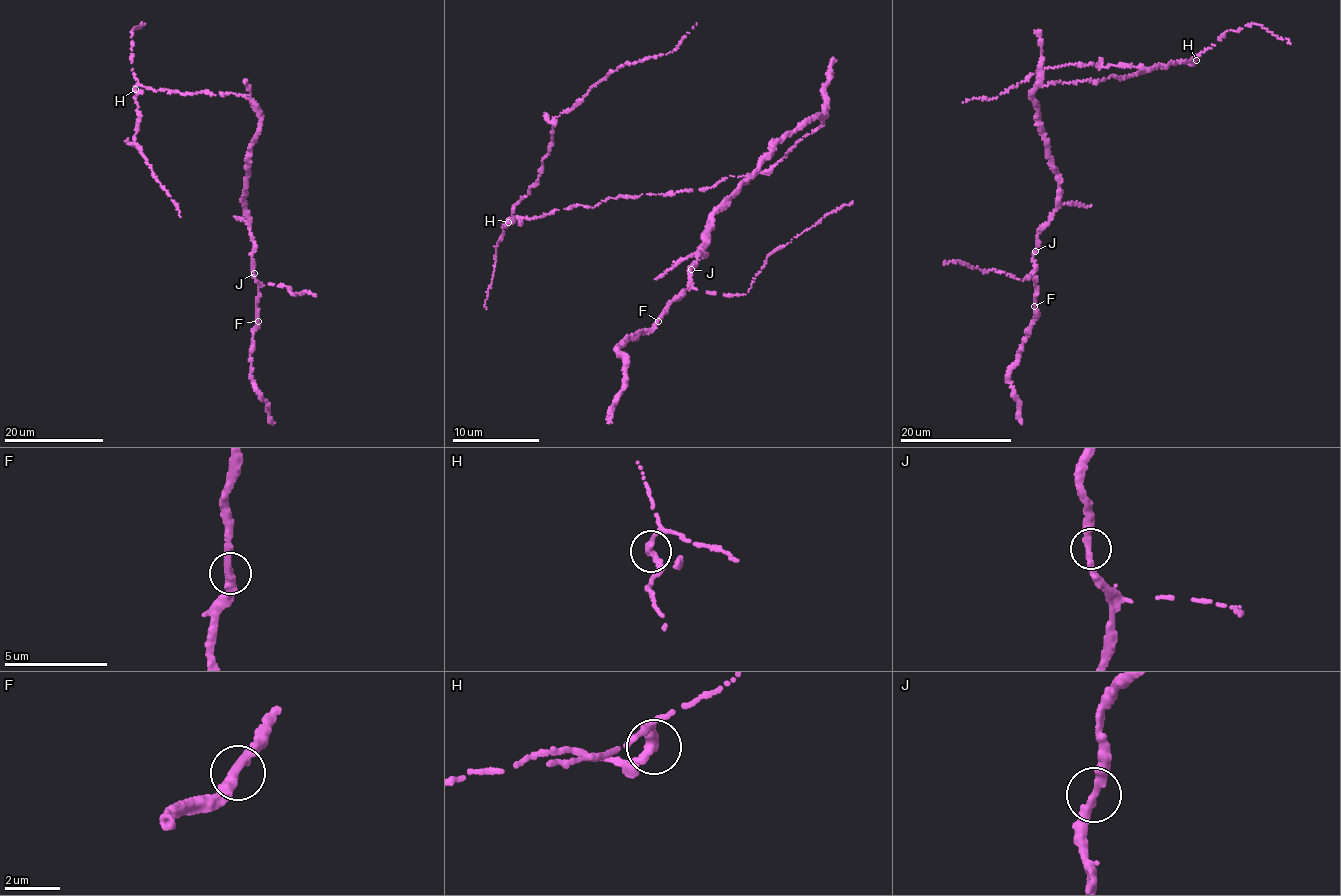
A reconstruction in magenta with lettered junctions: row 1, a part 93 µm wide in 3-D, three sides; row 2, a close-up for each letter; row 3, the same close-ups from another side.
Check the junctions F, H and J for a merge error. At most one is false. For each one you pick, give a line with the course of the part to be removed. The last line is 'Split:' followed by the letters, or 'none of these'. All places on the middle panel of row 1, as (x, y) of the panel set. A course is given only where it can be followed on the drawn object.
H: course (507, 221), (538, 179), (552, 142), (553, 121), (626, 63), (672, 52), (696, 23)
Split: H

